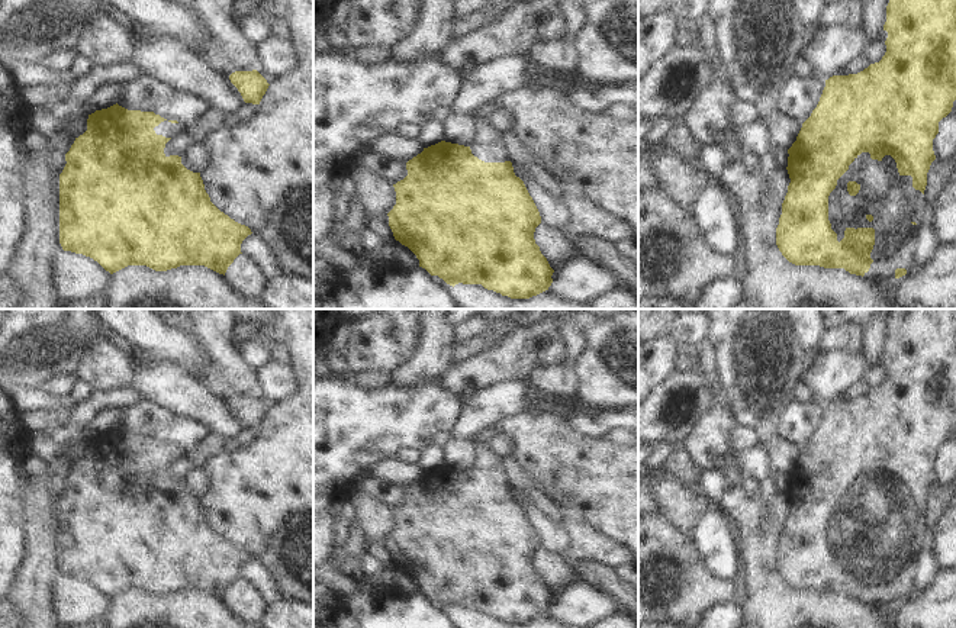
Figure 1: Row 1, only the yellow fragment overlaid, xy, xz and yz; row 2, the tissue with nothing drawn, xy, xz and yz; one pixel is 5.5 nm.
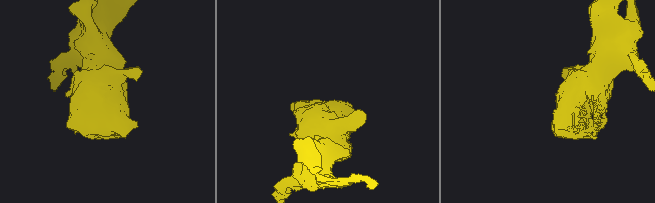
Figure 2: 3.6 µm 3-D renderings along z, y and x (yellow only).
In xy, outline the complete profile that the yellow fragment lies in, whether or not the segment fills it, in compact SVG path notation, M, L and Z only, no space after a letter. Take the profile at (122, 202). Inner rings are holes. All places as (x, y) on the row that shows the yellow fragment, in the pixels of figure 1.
M118 103L88 115L87 131L75 138L65 154L67 164L59 174L59 244L64 251L90 257L110 274L128 265L147 265L155 271L205 265L225 276L242 254L242 241L252 232L210 202L200 173L187 170L181 157L164 154L165 144L184 128L154 112L128 110Z

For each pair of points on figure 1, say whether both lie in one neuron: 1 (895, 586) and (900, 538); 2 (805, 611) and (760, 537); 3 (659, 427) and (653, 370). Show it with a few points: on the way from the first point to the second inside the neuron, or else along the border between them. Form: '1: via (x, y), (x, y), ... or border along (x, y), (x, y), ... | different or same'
1: via (895, 575), (895, 550) | same
2: via (785, 598), (762, 575), (760, 557) | same
3: border along (676, 369), (653, 389) | different

